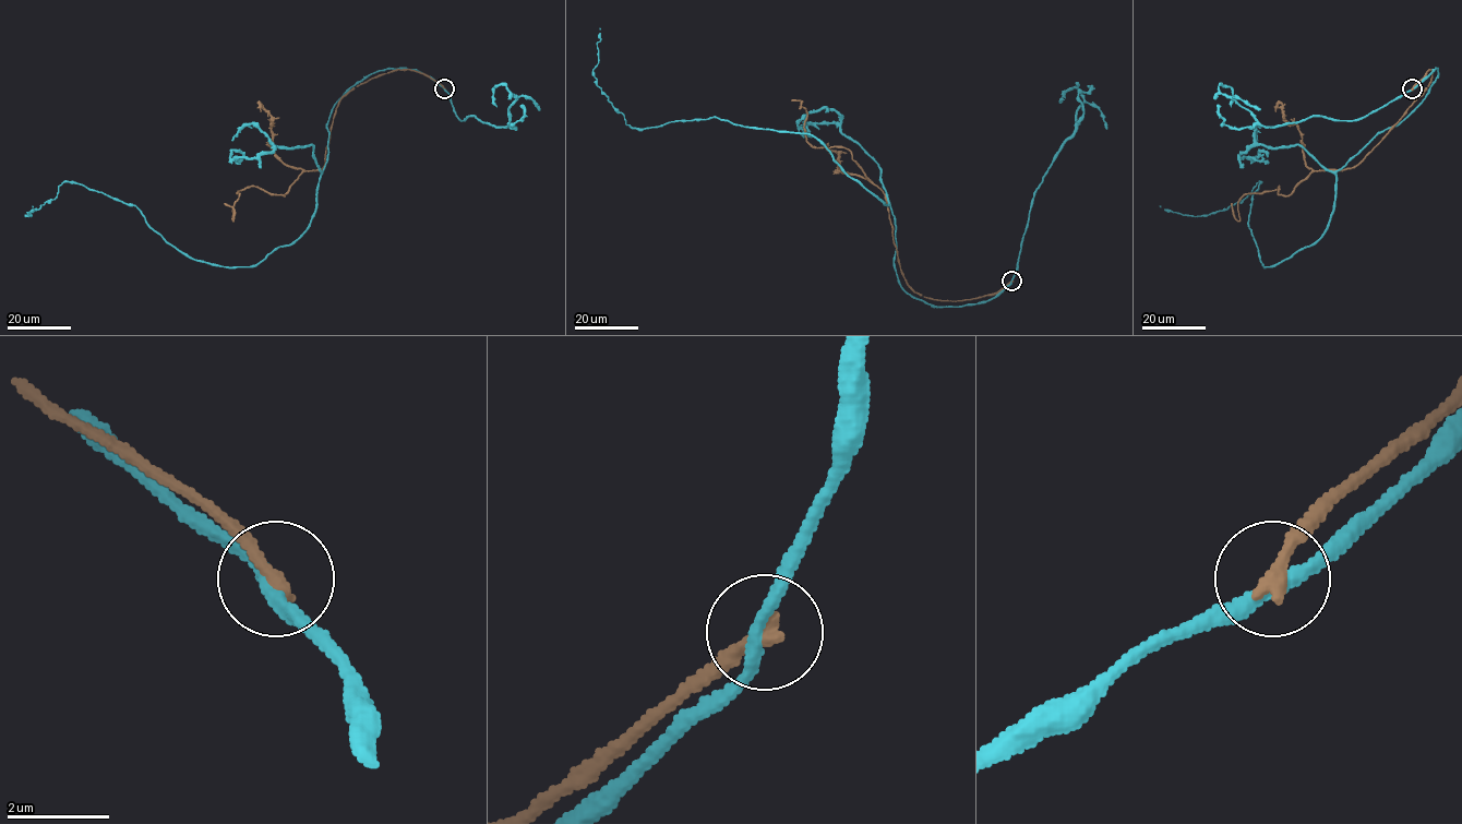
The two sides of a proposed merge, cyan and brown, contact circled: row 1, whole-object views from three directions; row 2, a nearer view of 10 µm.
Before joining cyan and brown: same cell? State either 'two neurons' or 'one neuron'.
two neurons

